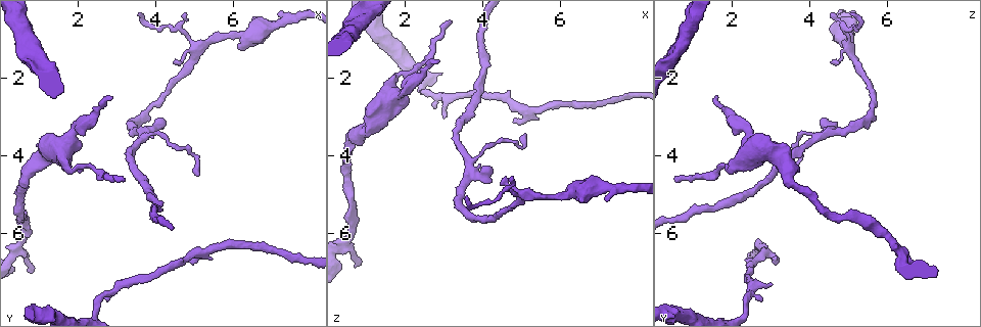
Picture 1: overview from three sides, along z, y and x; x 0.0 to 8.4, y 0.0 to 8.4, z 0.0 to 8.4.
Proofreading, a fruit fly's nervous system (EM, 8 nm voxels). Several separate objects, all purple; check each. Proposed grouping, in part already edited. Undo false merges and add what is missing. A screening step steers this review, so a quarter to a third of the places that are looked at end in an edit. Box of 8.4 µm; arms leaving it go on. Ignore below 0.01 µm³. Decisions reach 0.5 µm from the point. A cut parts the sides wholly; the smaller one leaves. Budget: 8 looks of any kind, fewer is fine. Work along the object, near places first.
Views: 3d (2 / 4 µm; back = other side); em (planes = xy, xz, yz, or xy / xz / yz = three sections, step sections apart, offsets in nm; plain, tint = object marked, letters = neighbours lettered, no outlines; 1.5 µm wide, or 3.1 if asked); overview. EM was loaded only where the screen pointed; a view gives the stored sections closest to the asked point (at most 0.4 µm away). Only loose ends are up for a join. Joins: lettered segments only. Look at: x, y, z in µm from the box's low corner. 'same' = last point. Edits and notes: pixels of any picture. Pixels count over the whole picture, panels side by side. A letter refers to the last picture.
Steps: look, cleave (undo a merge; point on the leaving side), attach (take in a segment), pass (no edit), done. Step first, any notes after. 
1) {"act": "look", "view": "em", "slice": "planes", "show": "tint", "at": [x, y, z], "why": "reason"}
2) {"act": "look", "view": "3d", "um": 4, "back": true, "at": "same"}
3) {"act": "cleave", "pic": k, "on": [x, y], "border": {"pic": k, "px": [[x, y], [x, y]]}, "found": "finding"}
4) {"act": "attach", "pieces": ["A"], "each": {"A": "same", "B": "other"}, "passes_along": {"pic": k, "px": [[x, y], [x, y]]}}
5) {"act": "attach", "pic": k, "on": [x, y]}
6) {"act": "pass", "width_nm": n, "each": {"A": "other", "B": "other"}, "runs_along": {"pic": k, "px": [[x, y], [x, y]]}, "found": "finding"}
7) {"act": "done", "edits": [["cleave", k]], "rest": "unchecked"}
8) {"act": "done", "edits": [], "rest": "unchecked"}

{"act": "look", "view": "3d", "um": 4, "at": [3.20, 4.65, 0.60], "why": "thin end"}

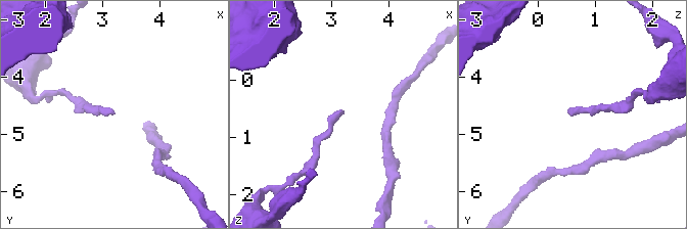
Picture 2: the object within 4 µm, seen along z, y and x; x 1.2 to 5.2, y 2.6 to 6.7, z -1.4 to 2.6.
{"act": "look", "view": "em", "slice": "planes", "show": "letters", "at": [3.15, 4.65, 0.55]}

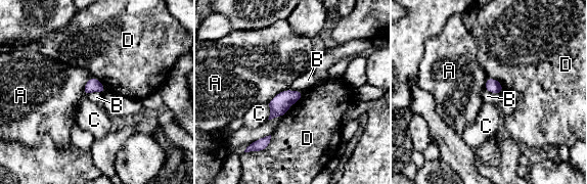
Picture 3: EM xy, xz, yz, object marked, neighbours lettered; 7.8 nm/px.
{"act": "pass", "each": {"A": "other", "B": "other", "C": "other", "D": "other"}, "border": {"pic": 3, "px": [[102, 92], [89, 92], [86, 95]]}, "found": "none of them fits"}

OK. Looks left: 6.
{"act": "look", "view": "em", "slice": "planes", "show": "letters", "at": [6.15, 0.85, 5.00], "why": "thick turns thin"}

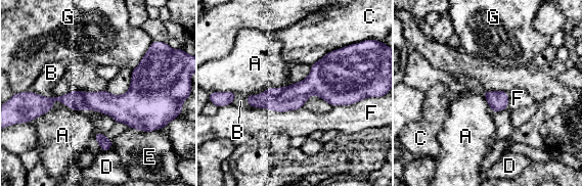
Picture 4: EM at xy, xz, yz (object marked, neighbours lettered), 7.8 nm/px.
{"act": "pass", "each": {"A": "other", "B": "other", "C": "other", "D": "other", "E": "other", "F": "other", "G": "other"}, "border": {"pic": 4, "px": [[88, 110], [54, 100], [32, 120]]}, "found": "one neuron here"}

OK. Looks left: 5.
{"act": "look", "view": "em", "slice": "yz", "step": 8, "show": "letters", "at": [0.80, 7.00, 6.85], "why": "branch stops here"}

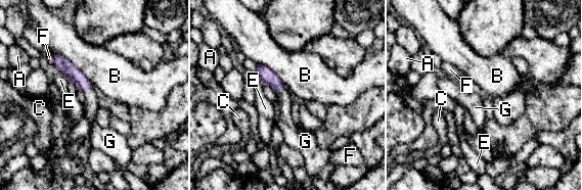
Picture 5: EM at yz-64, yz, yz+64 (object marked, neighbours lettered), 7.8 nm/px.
{"act": "look", "view": "em", "slice": "planes", "show": "letters", "at": "same"}

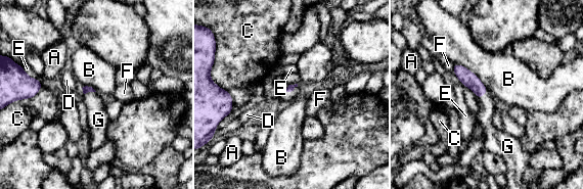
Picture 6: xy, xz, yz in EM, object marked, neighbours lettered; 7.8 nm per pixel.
{"act": "attach", "pieces": ["G"], "each": {"A": "other", "B": "other", "C": "other", "D": "other", "E": "other", "F": "other", "G": "same"}, "passes_along": {"pic": 6, "px": [[290, 88], [289, 91], [285, 96]]}, "found": "it goes on there"}

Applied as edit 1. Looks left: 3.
{"act": "done", "edits": [["attach", 6]], "rest": "unchecked"}

